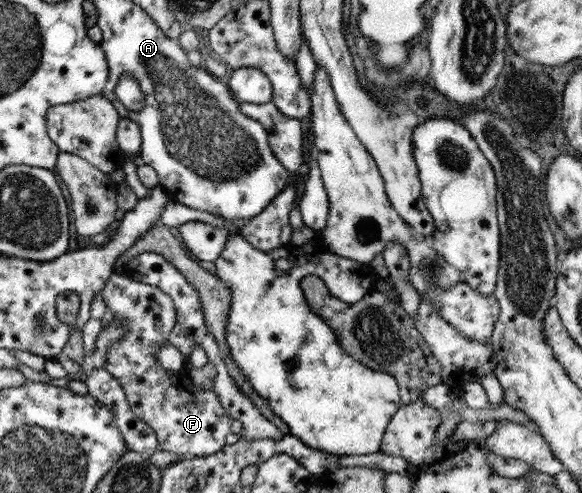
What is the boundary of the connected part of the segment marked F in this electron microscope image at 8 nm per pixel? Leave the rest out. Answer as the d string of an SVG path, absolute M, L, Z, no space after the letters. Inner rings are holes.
M126 273L111 275L100 293L108 309L108 318L119 319L122 327L128 328L127 333L107 349L105 369L120 382L133 415L155 431L160 450L190 458L209 456L221 451L227 445L225 436L231 432L231 418L223 408L219 395L213 389L203 390L193 385L190 379L178 375L176 371L163 368L156 359L156 353L163 349L169 332L176 323L176 310L171 298L159 288L134 280Z

